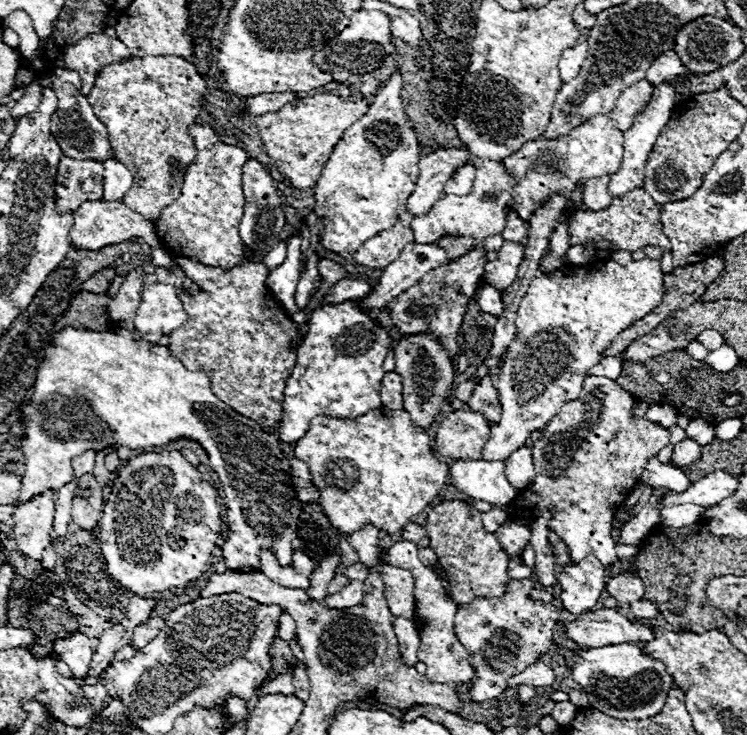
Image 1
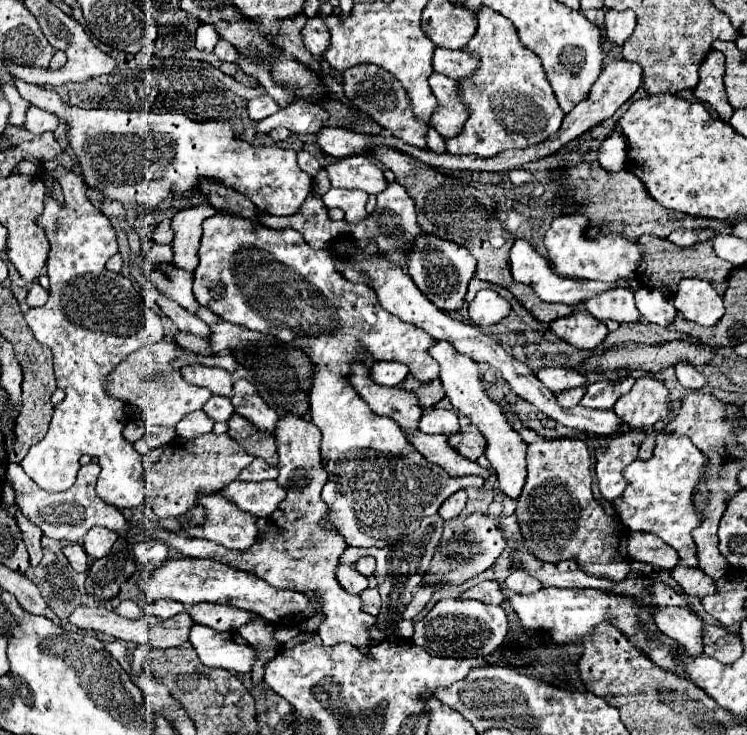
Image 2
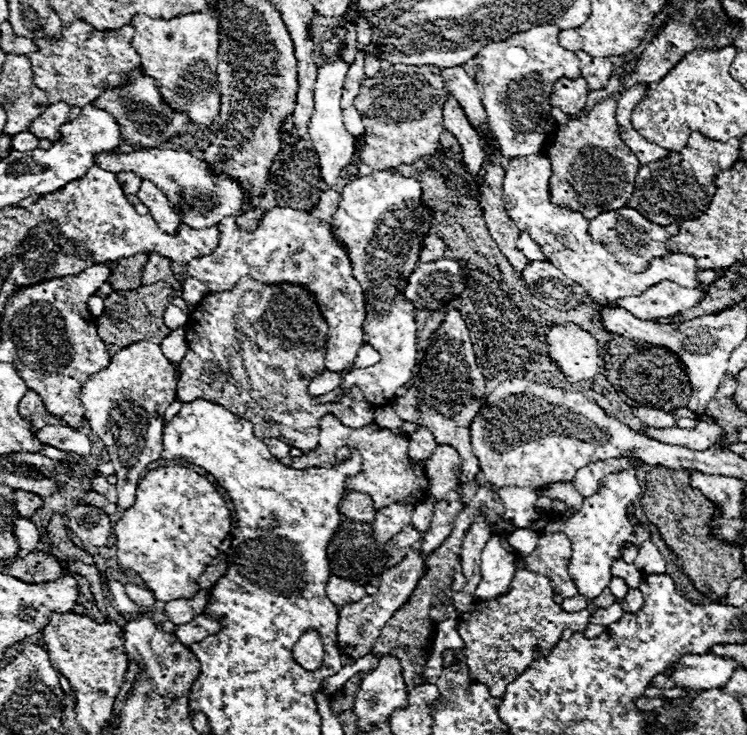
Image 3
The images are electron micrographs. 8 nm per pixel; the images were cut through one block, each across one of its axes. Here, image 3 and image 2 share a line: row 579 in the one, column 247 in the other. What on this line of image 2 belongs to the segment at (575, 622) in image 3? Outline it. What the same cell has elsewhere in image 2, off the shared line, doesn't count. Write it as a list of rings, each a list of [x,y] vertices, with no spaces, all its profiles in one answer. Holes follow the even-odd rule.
[[[218,492],[202,494],[200,500],[198,500],[198,504],[204,504],[204,508],[206,508],[206,512],[208,512],[208,514],[206,514],[206,522],[200,524],[200,526],[186,526],[184,522],[180,522],[182,528],[188,532],[188,536],[192,536],[192,538],[204,538],[204,540],[222,544],[222,546],[226,546],[226,548],[238,548],[238,550],[248,548],[248,546],[254,542],[256,532],[258,532],[258,528],[256,528],[256,516],[246,514],[246,512],[242,512],[242,510],[236,510],[236,508],[234,508],[228,500],[224,500]]]

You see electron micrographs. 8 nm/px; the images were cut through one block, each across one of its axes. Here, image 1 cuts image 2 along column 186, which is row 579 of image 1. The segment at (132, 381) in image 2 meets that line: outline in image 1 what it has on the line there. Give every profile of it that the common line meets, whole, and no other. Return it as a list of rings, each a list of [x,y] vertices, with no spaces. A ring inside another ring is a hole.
[[[385,564],[380,574],[385,585],[384,596],[393,616],[414,618],[414,576],[398,566]]]

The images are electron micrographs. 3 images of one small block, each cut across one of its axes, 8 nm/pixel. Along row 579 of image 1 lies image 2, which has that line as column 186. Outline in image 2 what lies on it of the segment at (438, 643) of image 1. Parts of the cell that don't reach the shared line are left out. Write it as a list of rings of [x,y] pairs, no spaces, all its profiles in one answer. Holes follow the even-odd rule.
[[[196,410],[196,412],[190,412],[186,414],[178,424],[176,424],[176,432],[180,438],[186,438],[186,440],[192,440],[200,434],[206,434],[206,432],[212,432],[212,426],[214,426],[214,420],[208,418],[202,410]]]

